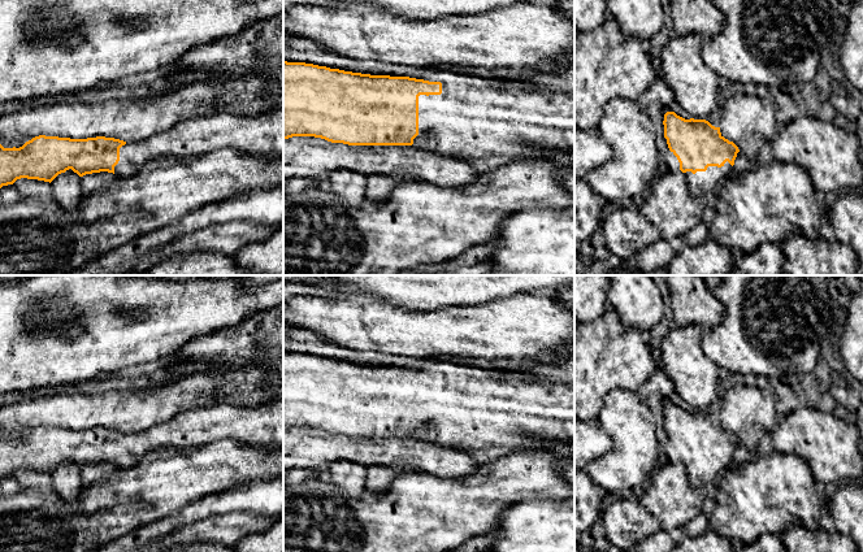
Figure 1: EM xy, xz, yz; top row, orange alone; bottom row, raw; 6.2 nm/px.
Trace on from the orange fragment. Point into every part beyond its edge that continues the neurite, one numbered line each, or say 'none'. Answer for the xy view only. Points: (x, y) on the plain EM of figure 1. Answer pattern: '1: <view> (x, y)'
1: xy (261, 426)

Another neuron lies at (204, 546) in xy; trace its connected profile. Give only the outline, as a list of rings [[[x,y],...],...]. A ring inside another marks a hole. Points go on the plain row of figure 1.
[[[201,542],[194,544],[185,544],[182,547],[166,549],[164,552],[234,552],[230,547],[218,542]]]

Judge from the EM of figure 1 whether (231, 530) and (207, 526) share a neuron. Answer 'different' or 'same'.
same

